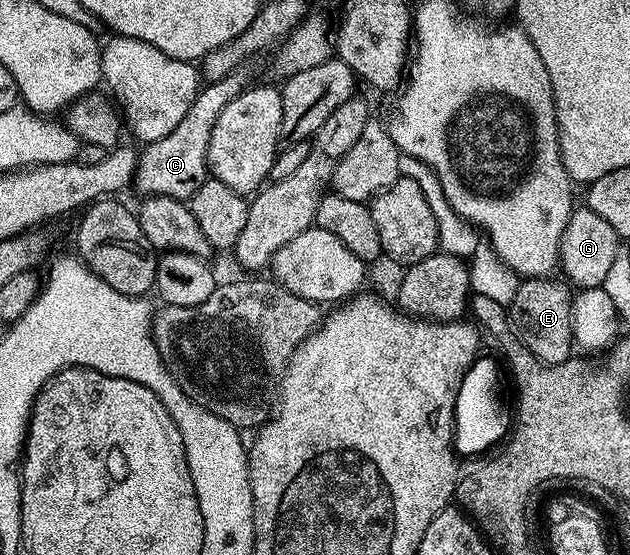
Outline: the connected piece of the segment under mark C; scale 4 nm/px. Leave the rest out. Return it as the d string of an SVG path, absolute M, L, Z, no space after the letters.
M252 64L240 65L231 75L225 75L218 81L210 81L198 92L195 103L183 115L183 120L171 135L163 135L163 139L150 141L140 150L137 173L133 177L135 189L145 197L170 197L188 202L190 197L199 191L199 187L207 180L209 160L207 147L211 143L211 131L215 127L215 119L223 115L223 107L231 103L240 93L254 84Z

